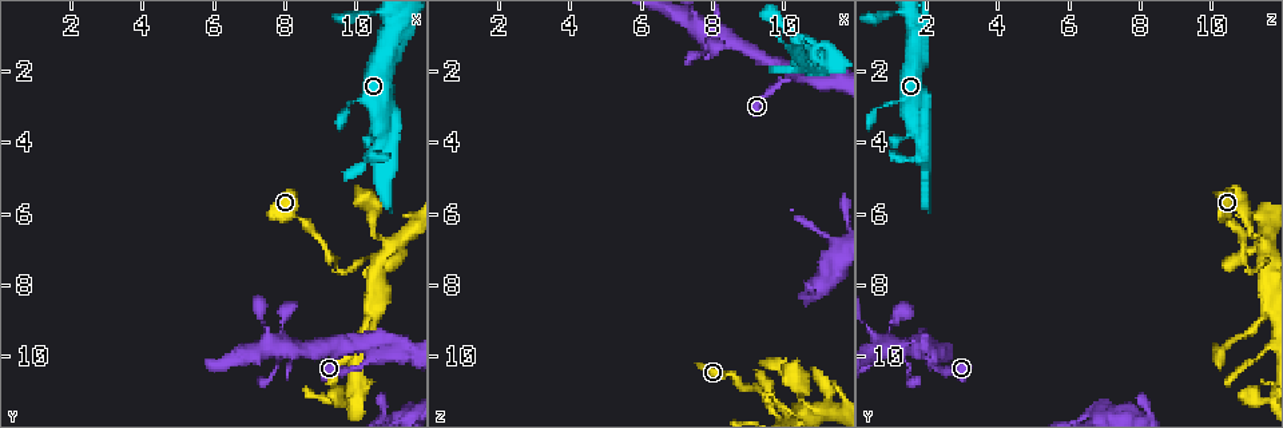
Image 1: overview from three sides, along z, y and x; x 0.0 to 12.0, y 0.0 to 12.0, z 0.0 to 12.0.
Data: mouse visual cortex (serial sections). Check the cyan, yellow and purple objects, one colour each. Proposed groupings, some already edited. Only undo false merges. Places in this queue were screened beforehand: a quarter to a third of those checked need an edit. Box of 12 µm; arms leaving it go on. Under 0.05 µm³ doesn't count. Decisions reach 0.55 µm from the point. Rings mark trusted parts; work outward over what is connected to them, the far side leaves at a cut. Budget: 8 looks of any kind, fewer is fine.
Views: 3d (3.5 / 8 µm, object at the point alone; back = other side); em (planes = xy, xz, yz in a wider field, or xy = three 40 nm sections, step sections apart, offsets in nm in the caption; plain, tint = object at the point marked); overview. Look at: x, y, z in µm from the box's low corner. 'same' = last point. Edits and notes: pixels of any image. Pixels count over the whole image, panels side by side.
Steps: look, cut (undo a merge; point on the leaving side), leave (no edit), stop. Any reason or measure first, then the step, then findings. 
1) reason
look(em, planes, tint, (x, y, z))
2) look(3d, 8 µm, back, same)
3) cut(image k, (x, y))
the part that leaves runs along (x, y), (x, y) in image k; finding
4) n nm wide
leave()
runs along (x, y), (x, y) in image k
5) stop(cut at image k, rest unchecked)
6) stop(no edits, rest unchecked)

abrupt turn
look(3d, 3.5 µm, back, (9.5, 7.7, 11.0))

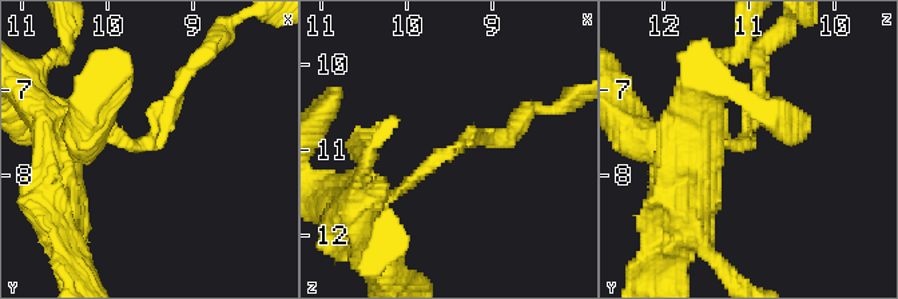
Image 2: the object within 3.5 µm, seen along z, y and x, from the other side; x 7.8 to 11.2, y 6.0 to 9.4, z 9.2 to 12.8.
arms of 150, 150 nm
look(em, xy, step 1, plain, (9.60, 7.60, 11.05))

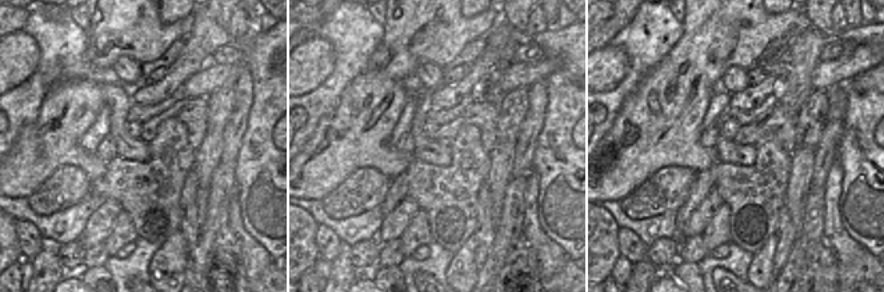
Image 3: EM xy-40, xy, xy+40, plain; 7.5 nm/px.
look(em, xy, step 1, tint, same)

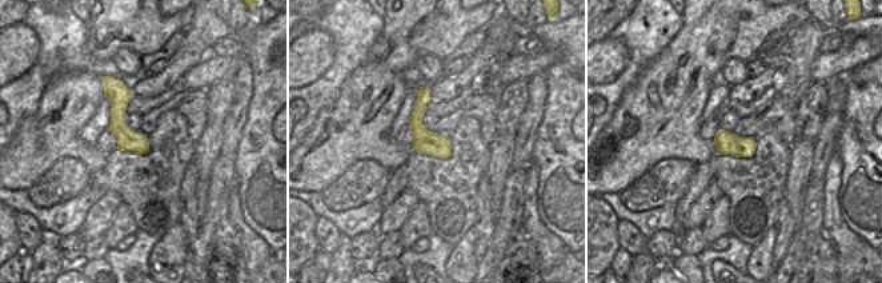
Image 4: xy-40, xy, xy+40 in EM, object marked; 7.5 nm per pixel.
180 nm wide
leave()
runs along (107, 79), (117, 126), (141, 151) in image 4; one cell here

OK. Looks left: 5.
abrupt turn
look(3d, 8 µm, (10.4, 10.0, 2.2))

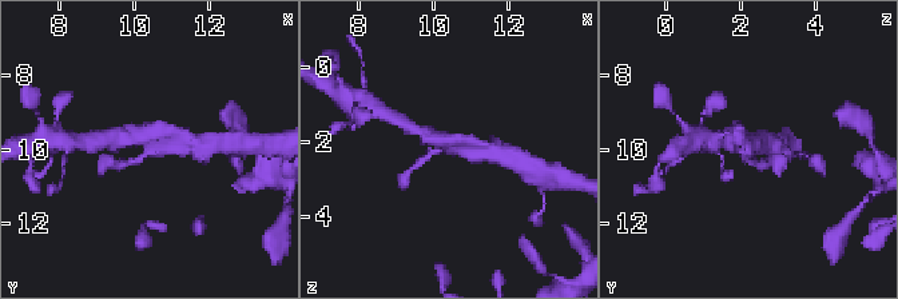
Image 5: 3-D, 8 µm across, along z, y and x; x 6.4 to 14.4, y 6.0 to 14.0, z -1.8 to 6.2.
need the tissue
look(em, xy, step 5, tint, (10.3, 10.0, 2.2))

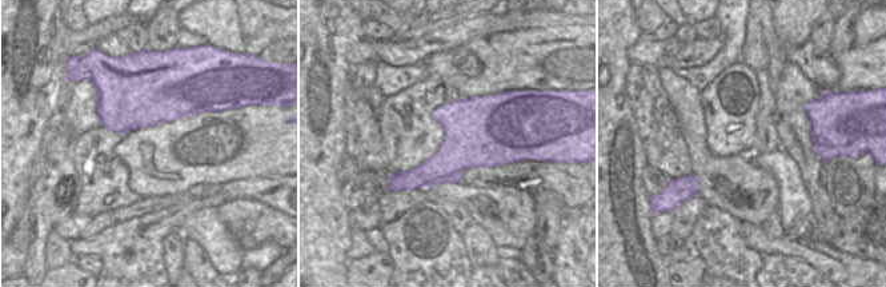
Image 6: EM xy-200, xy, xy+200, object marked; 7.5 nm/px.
cut(image 5, (426, 134))
the part that leaves runs along (446, 146), (434, 131), (400, 120) in image 5; a second cell is stuck on

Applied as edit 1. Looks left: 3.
sharp bend
look(3d, 3.5 µm, (10.4, 4.5, 1.5))

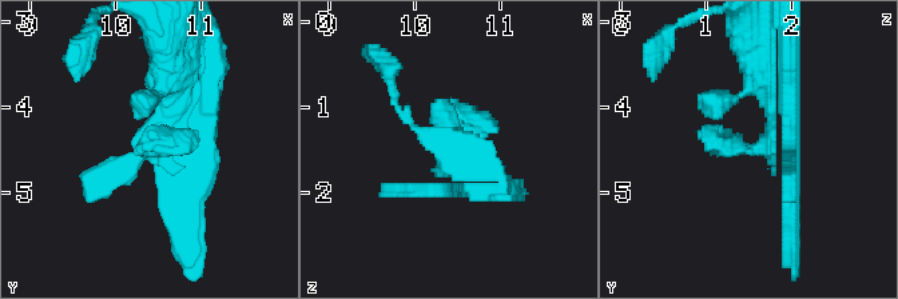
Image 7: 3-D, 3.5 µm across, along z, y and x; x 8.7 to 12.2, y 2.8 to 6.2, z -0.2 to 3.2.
look(em, planes, tint, (10.45, 4.50, 1.55))

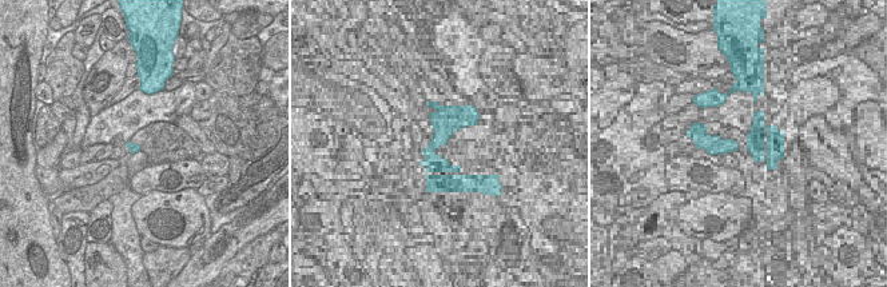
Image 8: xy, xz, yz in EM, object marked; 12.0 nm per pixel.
leave()
runs along (165, 83), (144, 148), (198, 131) in image 7; all the same cell

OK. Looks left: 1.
stop(cut at image 5, rest unchecked)

